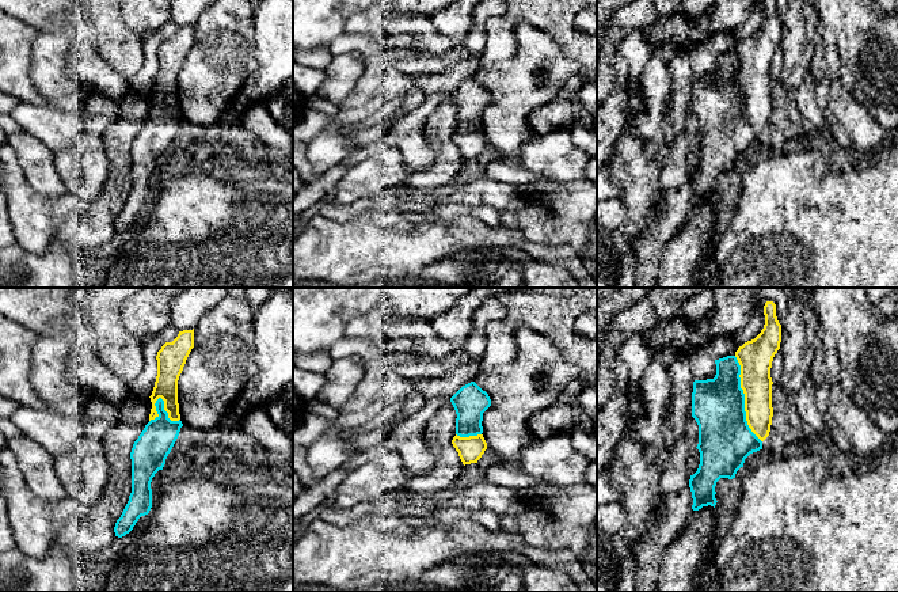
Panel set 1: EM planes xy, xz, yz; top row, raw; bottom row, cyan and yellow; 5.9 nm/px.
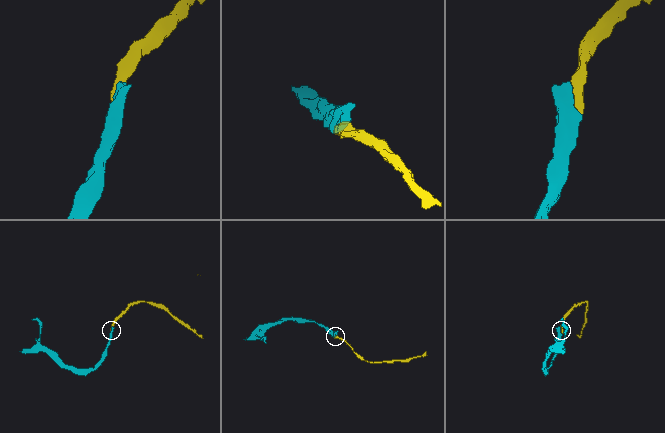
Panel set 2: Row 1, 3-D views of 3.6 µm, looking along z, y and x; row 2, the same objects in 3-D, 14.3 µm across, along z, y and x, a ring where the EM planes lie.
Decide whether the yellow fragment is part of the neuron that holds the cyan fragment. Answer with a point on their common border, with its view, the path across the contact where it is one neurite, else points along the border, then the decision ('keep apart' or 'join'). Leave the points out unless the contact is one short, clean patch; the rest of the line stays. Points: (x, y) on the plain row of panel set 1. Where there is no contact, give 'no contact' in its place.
contact yz (744, 95); join

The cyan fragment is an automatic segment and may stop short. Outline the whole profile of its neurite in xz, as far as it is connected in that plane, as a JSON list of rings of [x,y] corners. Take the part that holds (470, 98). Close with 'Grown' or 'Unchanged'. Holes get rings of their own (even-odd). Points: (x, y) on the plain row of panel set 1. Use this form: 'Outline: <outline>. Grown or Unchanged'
Outline: [[[475,77],[463,81],[450,98],[456,106],[456,132],[452,136],[463,160],[477,159],[487,138],[483,133],[483,109],[491,102],[491,95]]]. Grown

